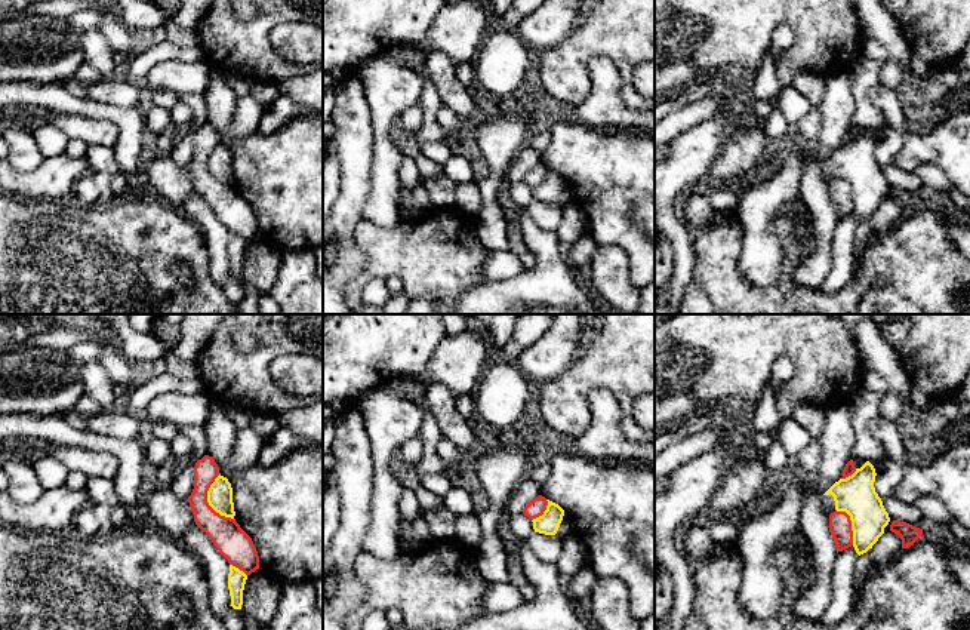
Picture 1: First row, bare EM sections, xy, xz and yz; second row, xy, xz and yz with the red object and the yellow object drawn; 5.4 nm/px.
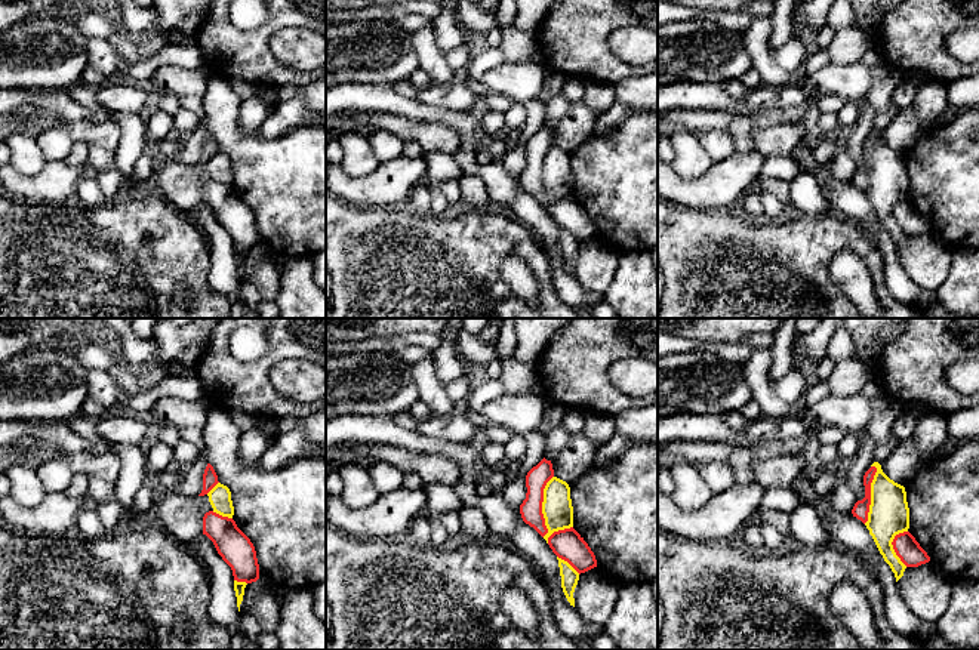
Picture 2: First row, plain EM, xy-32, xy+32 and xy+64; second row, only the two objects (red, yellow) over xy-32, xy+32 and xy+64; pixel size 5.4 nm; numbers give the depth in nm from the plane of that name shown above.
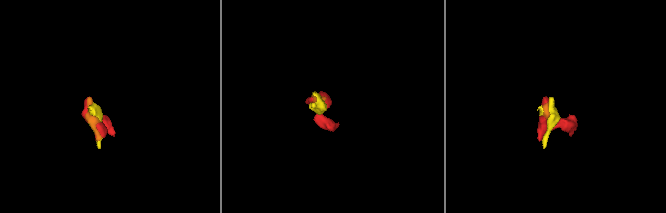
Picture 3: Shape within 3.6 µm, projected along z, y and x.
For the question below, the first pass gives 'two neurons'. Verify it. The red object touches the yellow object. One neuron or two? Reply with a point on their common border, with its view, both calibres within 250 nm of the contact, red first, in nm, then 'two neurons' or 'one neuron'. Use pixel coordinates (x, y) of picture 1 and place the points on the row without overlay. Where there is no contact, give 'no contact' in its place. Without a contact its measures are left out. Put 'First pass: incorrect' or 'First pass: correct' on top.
First pass: correct
meets red in xy at (206, 169); 170 nm thick on the red side, 140 nm on the other; two neurons

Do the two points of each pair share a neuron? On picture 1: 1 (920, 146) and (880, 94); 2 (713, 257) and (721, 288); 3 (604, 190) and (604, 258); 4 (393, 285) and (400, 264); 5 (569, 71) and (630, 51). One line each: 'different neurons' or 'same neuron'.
1: same neuron
2: same neuron
3: different neurons
4: different neurons
5: same neuron

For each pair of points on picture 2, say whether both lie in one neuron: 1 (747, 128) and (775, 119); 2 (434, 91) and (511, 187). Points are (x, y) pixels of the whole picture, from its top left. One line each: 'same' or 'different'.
1: same
2: different

